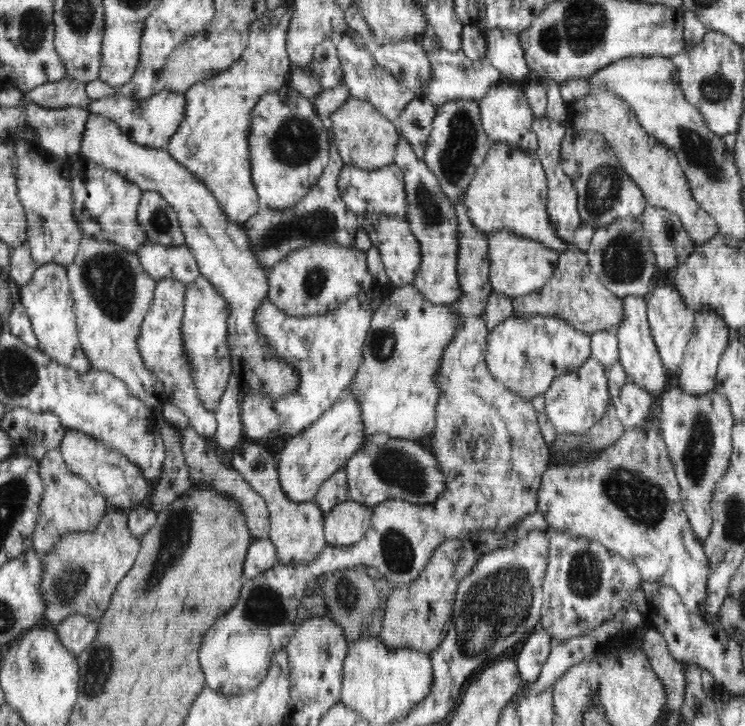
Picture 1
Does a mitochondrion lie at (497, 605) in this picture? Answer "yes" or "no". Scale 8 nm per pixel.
yes

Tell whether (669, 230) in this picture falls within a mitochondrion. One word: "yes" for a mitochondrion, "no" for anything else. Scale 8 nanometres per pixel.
yes

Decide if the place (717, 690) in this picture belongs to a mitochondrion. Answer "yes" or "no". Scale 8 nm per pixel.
no

